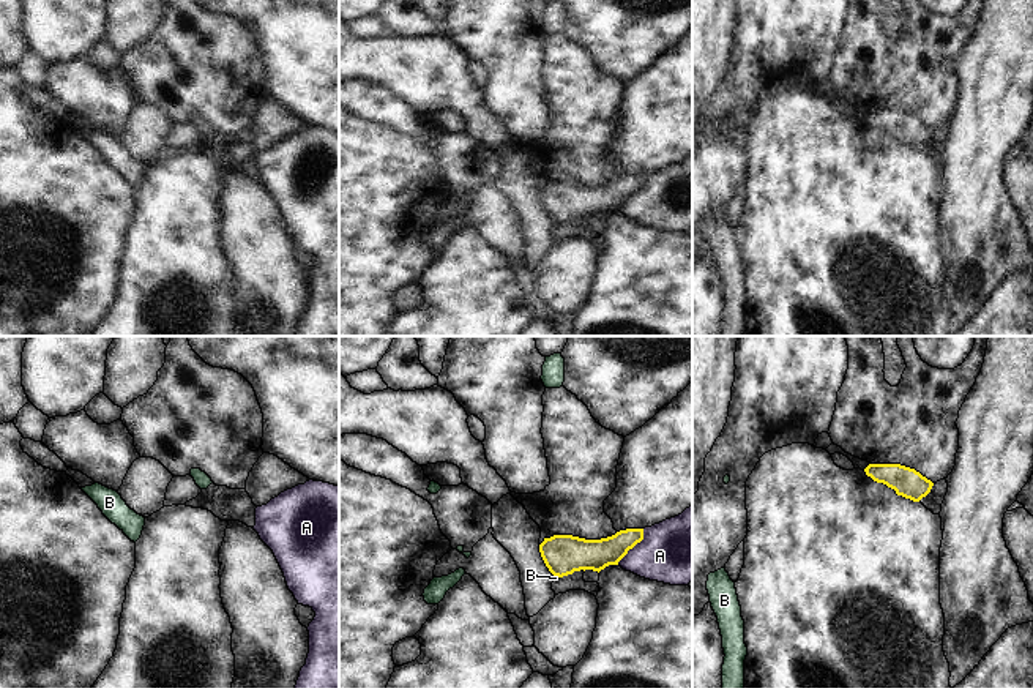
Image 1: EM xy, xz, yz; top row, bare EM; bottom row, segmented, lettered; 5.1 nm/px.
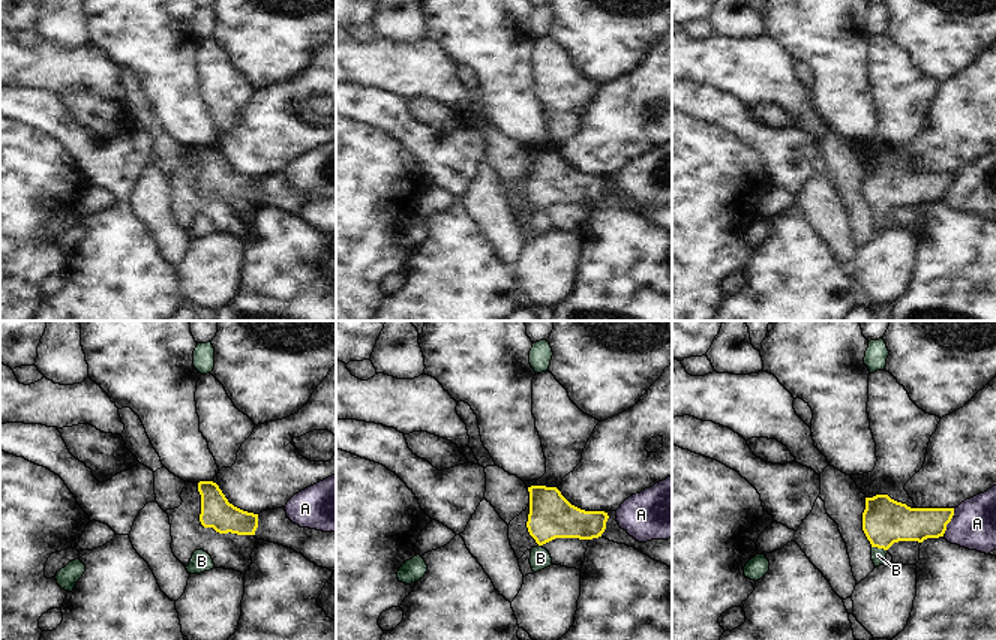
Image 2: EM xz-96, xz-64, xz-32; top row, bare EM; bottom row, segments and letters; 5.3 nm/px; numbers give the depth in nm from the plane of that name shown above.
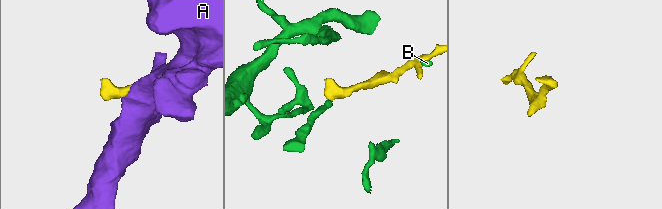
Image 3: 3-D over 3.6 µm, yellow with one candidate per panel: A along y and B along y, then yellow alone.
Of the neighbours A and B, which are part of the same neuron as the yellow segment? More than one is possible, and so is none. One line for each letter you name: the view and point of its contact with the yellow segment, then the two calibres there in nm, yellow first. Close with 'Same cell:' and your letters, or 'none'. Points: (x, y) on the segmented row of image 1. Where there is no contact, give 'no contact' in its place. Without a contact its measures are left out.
B: contact xz (557, 575); calibres 200 and 20 nm
Same cell: B

